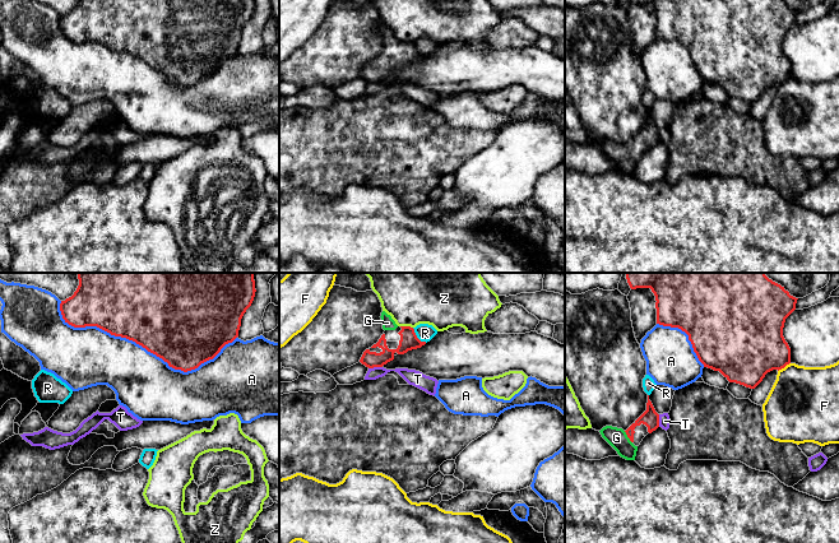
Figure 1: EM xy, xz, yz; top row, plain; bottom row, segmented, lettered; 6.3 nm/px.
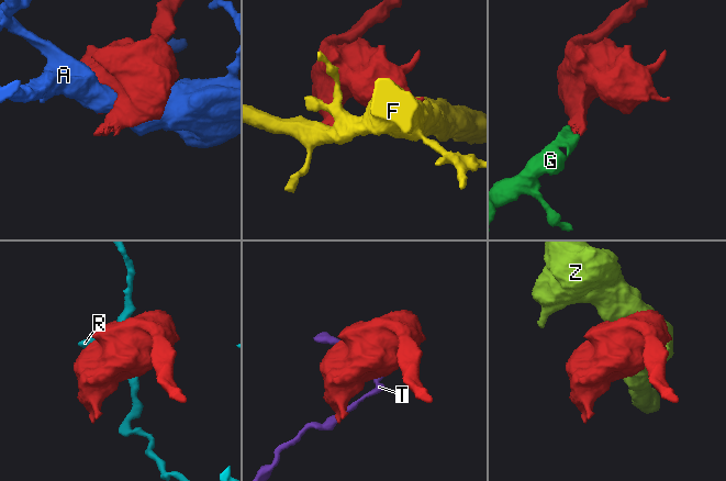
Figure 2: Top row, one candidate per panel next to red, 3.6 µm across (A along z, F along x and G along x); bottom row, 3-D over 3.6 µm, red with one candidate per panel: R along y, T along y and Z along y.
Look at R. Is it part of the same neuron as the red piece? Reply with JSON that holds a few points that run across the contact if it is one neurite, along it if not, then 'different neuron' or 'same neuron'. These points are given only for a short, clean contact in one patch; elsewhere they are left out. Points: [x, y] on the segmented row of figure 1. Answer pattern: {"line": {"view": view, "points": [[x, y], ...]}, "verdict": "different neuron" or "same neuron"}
{"verdict": "different neuron"}

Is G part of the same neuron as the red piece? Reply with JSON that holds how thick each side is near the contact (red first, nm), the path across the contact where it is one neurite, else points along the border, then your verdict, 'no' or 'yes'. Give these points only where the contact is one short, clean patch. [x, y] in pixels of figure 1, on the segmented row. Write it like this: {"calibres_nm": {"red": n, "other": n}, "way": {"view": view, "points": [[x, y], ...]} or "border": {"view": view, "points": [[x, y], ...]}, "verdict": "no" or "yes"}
{"calibres_nm": {"red": 110, "other": 120}, "way": {"view": "yz", "points": [[650, 418], [640, 419], [627, 436], [616, 437]]}, "verdict": "yes"}

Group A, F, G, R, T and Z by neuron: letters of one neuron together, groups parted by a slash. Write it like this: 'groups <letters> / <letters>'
groups A / F / G / R / T / Z

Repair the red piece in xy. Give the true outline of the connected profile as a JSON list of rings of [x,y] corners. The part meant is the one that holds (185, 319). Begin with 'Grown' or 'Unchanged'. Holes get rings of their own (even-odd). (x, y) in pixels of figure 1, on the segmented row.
Unchanged. [[[78,273],[79,286],[74,294],[60,303],[65,322],[74,328],[97,326],[111,335],[126,338],[145,348],[168,363],[175,370],[184,372],[198,368],[201,363],[213,359],[221,349],[238,337],[241,319],[251,306],[255,297],[254,273]]]

